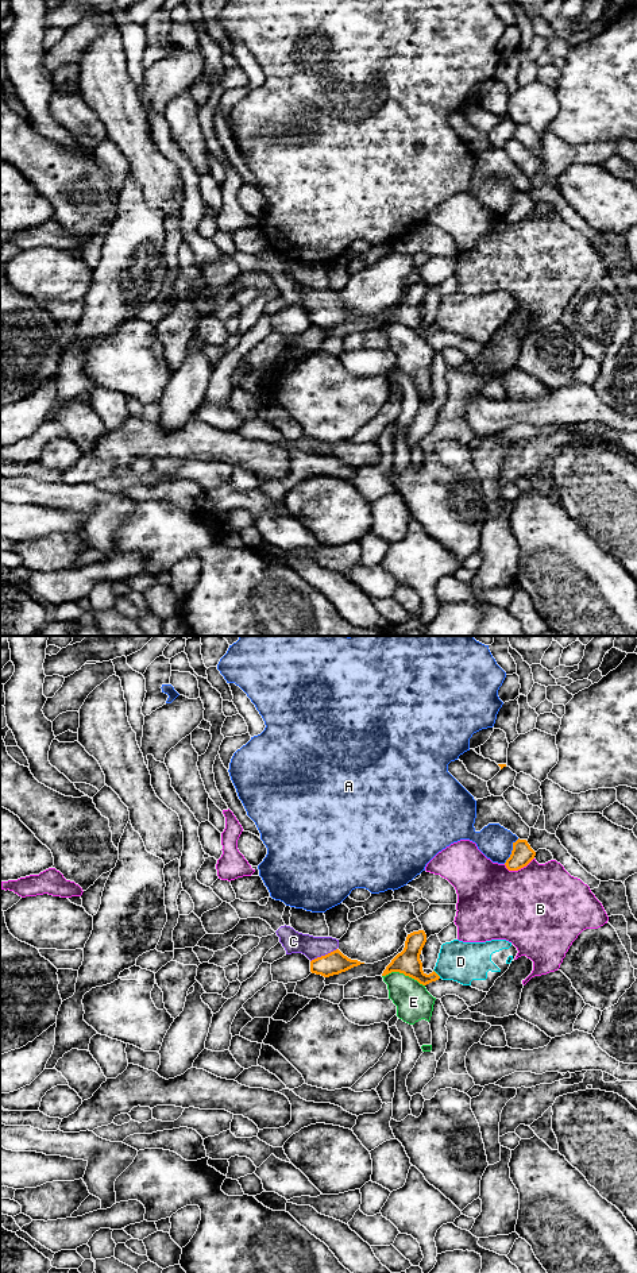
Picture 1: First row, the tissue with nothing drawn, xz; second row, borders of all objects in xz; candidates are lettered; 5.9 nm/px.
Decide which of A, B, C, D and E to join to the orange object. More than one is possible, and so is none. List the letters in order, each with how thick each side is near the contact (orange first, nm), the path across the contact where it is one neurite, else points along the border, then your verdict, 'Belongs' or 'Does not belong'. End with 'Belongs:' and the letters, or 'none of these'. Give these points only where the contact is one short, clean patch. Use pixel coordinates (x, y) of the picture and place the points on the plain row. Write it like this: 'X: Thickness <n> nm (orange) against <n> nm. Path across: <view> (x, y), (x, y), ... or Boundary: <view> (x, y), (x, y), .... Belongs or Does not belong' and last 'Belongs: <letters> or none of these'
A: Thickness 130 nm (orange) against 200 nm. Does not belong
B: Thickness 130 nm (orange) against 480 nm. Does not belong
C: Thickness 140 nm (orange) against 130 nm. Path across: xz (334, 315), (323, 308), (315, 300), (293, 293). Belongs
D: Thickness 150 nm (orange) against 240 nm. Does not belong
E: Thickness 150 nm (orange) against 220 nm. Does not belong
Belongs: C

